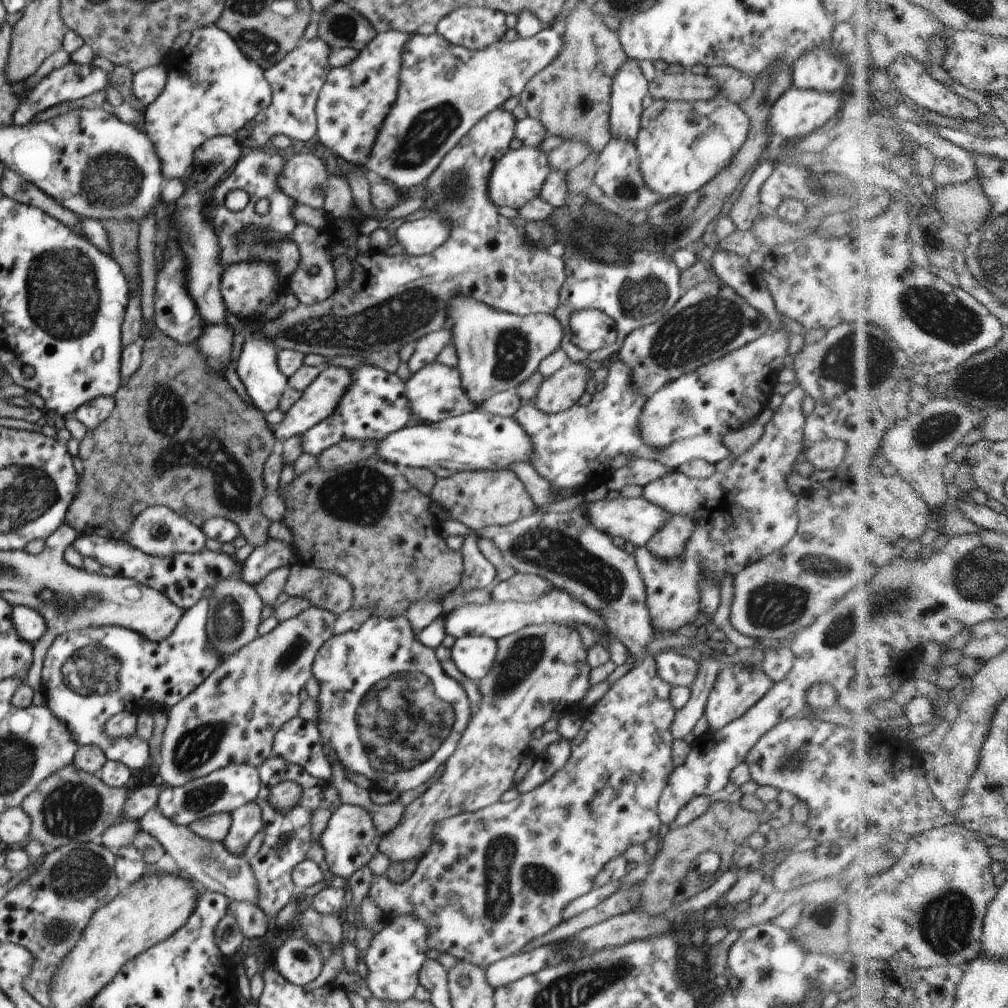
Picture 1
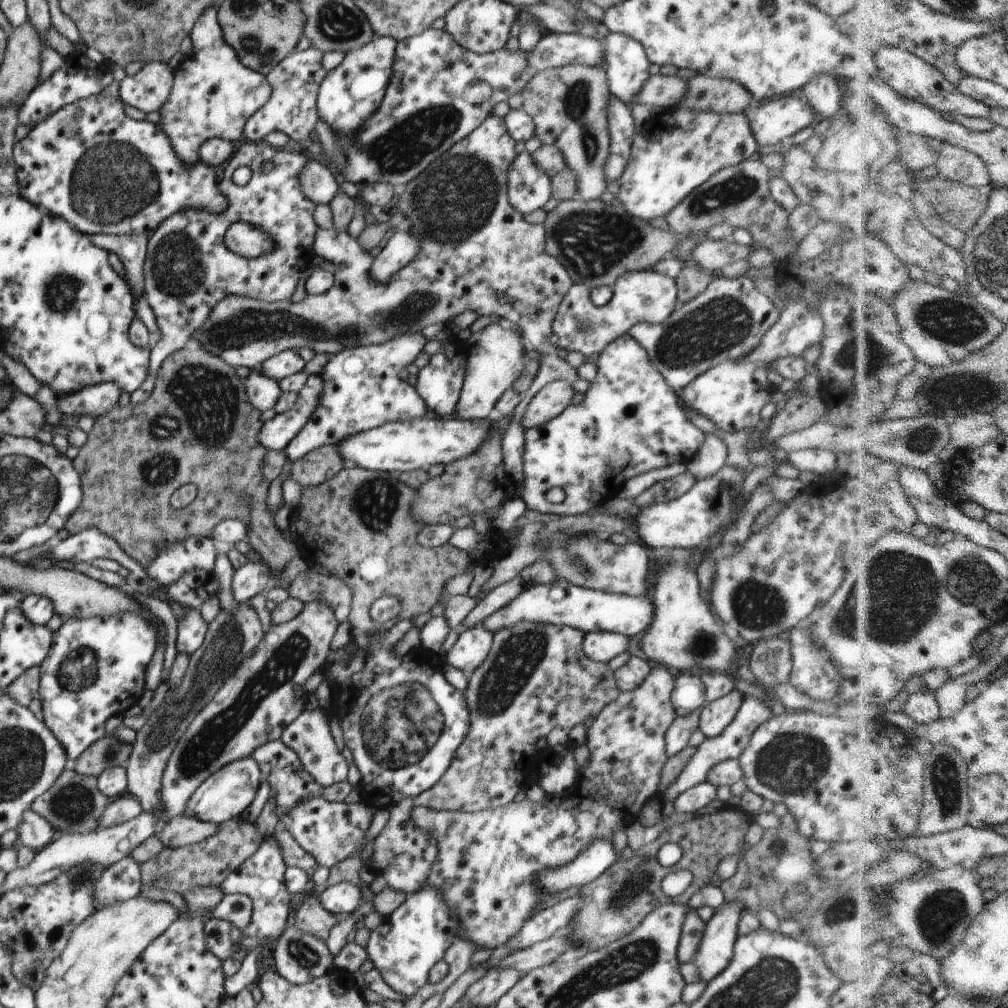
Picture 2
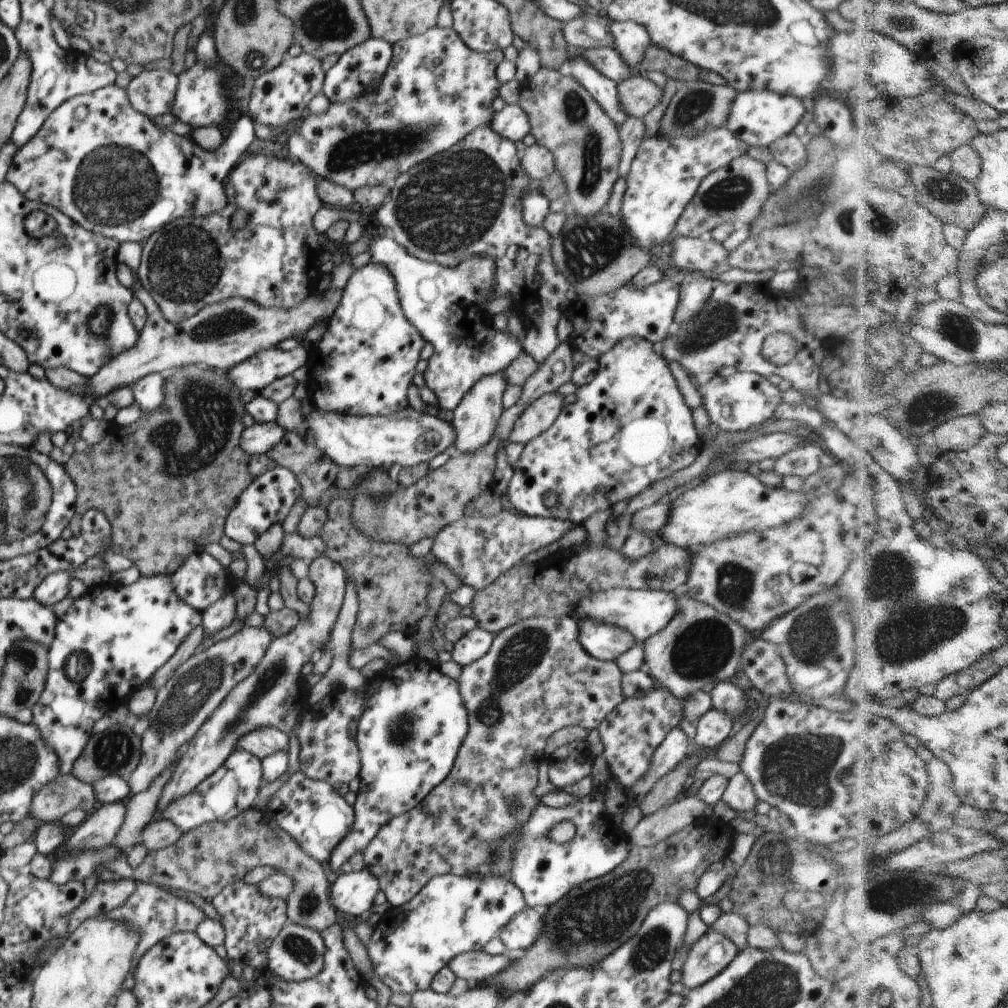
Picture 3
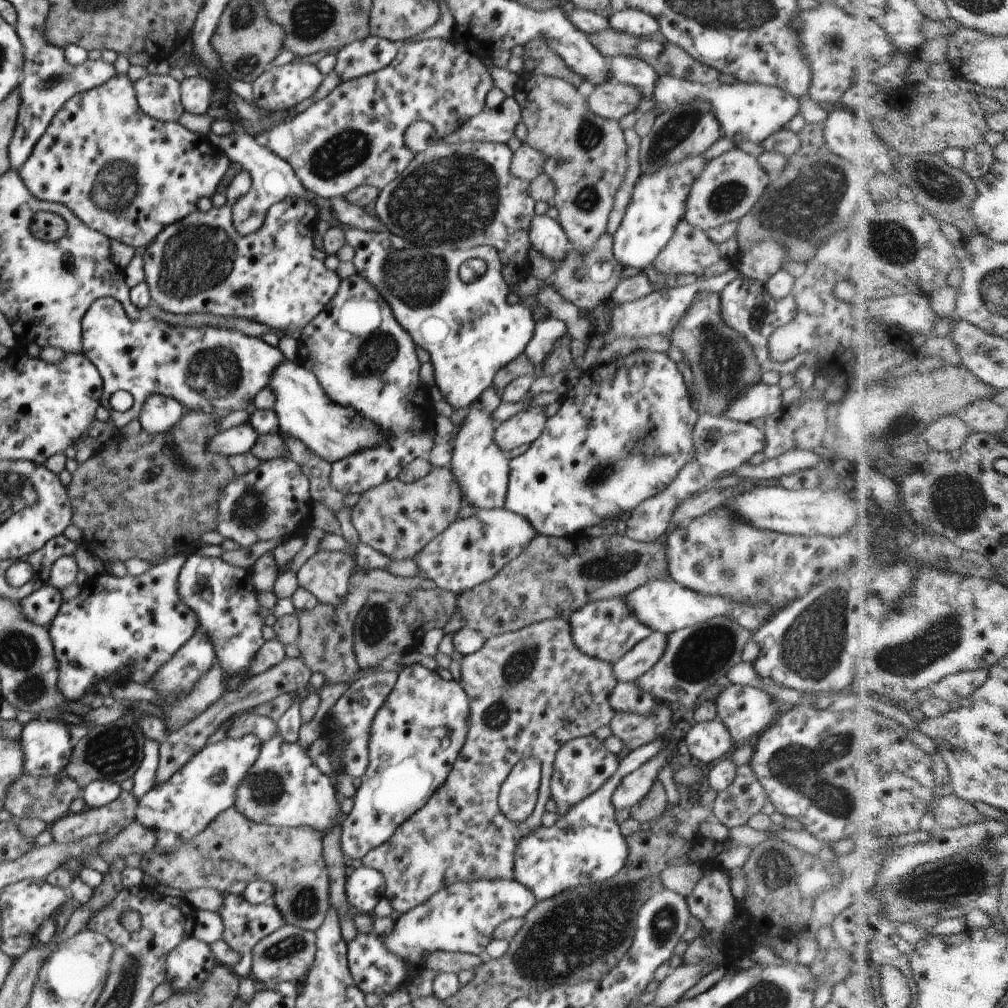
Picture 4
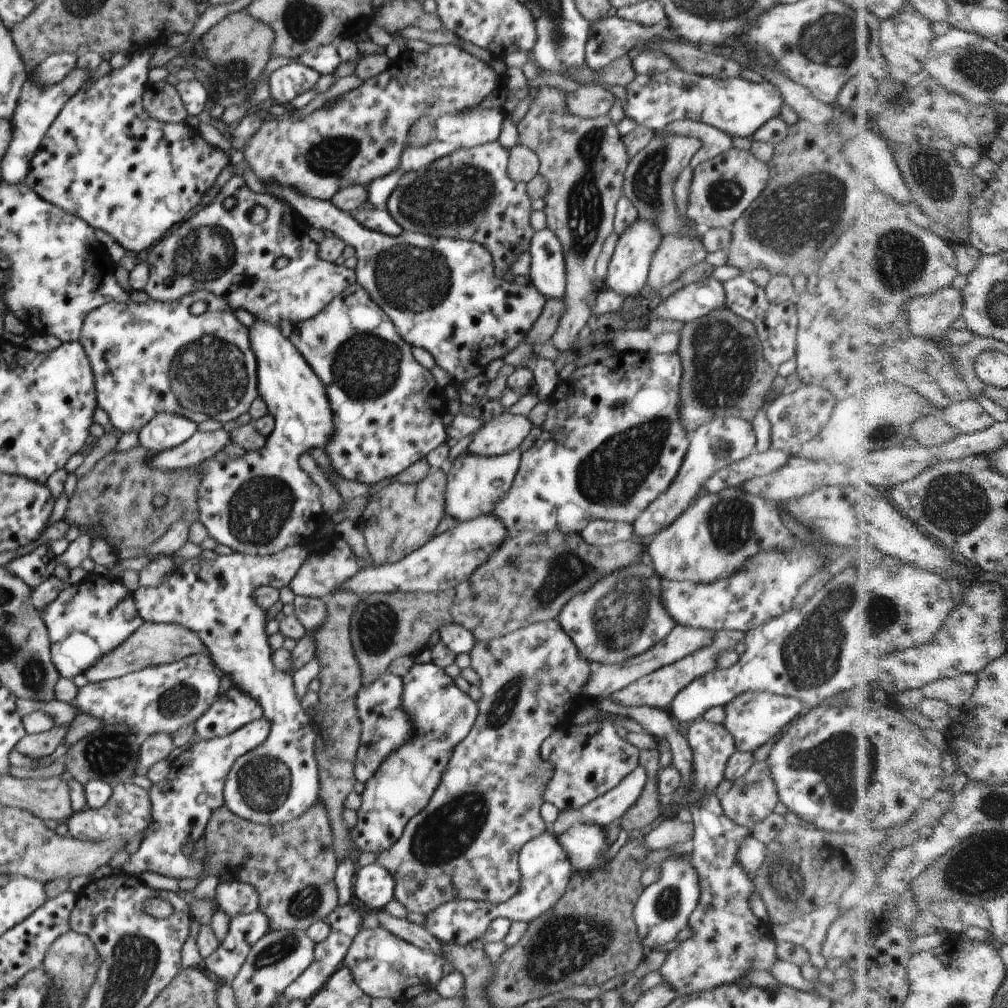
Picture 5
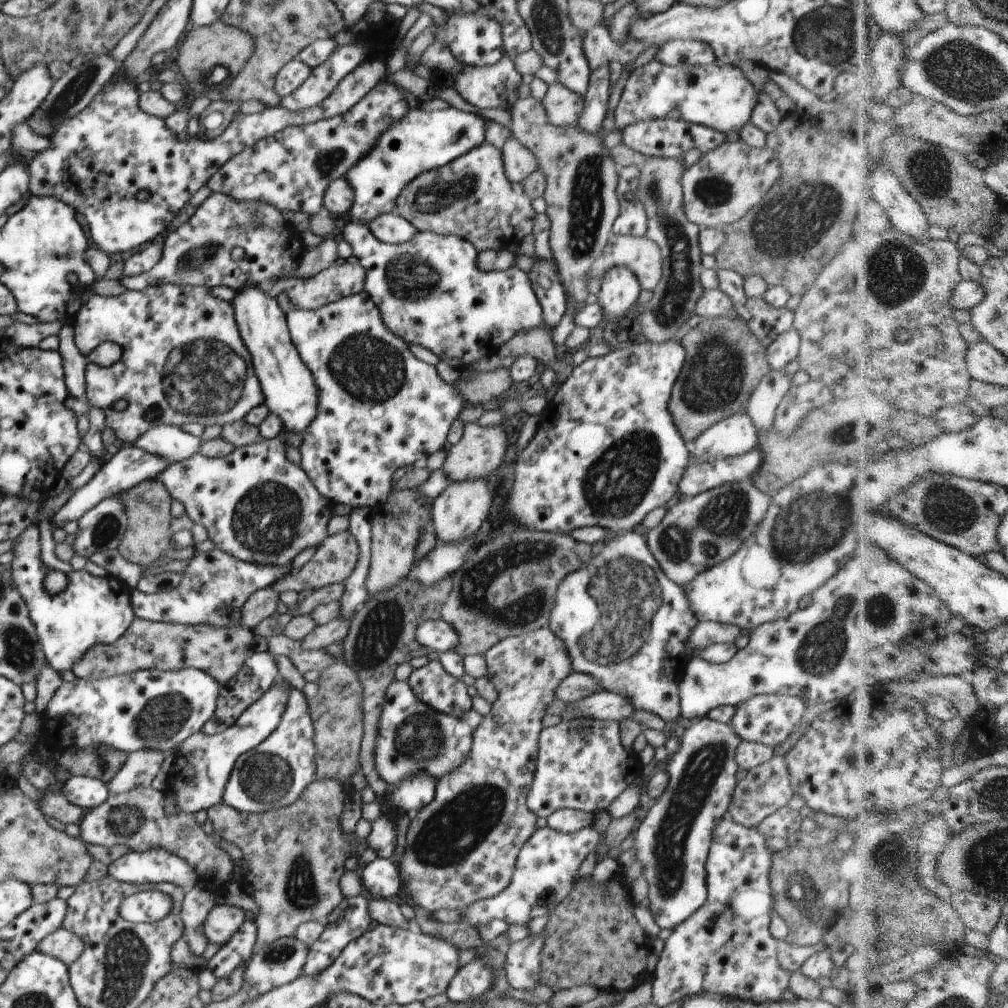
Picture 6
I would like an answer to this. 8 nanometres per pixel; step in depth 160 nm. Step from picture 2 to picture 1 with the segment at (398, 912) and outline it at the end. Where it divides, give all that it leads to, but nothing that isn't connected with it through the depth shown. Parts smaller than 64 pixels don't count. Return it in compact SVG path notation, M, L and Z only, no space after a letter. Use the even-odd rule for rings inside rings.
M412 914L387 918L385 926L375 934L368 950L362 955L367 968L366 985L379 1000L404 1002L414 997L419 986L419 972L428 959L428 926Z

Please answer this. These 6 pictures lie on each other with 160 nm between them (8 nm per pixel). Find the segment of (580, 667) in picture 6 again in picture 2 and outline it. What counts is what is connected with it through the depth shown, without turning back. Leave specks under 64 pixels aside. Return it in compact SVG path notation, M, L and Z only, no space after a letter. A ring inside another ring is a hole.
M590 632L584 636L582 648L590 660L607 664L628 650L631 638L614 632Z

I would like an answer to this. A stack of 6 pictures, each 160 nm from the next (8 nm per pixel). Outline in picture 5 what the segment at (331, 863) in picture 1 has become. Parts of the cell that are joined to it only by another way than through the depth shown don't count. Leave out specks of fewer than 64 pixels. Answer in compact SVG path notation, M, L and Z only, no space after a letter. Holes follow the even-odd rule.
M307 544L296 545L291 547L286 547L284 550L278 551L277 553L260 556L260 555L245 555L242 553L236 553L231 555L220 555L216 560L211 559L202 559L200 557L193 557L184 561L170 576L167 581L164 581L161 585L157 587L142 587L140 586L134 593L133 599L138 611L138 614L145 620L150 621L151 623L178 623L187 629L190 629L192 632L196 633L196 636L203 642L203 645L208 650L211 655L211 659L215 662L220 676L226 675L230 678L232 686L236 687L240 692L243 692L245 695L248 695L252 700L259 702L259 705L262 707L263 716L269 720L270 730L269 735L266 737L266 740L260 746L257 746L254 750L243 754L235 760L235 763L232 765L230 772L228 773L224 788L223 788L223 797L225 800L224 806L228 807L236 816L246 819L251 823L257 823L258 825L276 827L278 825L283 825L284 823L289 823L298 817L301 817L313 804L316 804L319 798L319 792L321 791L321 781L319 778L319 769L318 762L315 759L315 755L318 751L316 747L317 737L314 733L314 729L311 728L311 721L308 719L308 716L302 711L300 707L300 701L294 692L293 689L293 678L292 674L278 670L274 663L272 662L271 653L272 650L267 641L266 635L266 611L258 606L258 603L254 600L253 594L254 591L264 584L274 585L276 589L281 589L282 587L288 587L290 581L297 575L297 572L300 570L302 564L307 559L307 556L310 553L310 549Z

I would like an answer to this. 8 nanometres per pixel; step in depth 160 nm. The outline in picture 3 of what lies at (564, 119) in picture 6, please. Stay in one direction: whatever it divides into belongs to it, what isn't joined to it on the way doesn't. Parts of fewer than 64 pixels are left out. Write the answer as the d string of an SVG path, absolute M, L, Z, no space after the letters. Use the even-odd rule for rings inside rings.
M637 75L617 84L620 108L626 116L643 118L650 112L663 96L661 90L650 78Z

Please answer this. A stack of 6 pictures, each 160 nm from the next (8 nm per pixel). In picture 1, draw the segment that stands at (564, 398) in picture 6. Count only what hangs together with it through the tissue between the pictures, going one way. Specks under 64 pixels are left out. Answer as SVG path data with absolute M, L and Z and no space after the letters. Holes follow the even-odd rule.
M620 354L613 356L606 365L608 372L603 380L605 387L594 394L588 406L575 405L564 412L544 414L533 402L522 402L521 408L513 417L526 432L528 440L532 440L532 456L529 462L535 474L542 478L542 482L552 484L552 500L556 500L556 494L564 490L574 490L572 496L585 495L600 484L612 484L613 474L634 458L654 460L677 470L690 460L701 459L716 465L730 456L731 452L722 442L722 435L715 433L680 438L676 442L672 440L666 448L662 446L658 450L648 446L642 440L638 428L648 396L634 388L632 368L624 364Z

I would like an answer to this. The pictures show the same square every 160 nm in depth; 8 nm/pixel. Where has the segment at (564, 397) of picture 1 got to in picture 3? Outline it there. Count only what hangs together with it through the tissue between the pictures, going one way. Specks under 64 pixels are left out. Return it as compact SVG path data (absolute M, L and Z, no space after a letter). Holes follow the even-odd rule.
M556 391L540 396L514 422L508 442L527 445L530 440L540 436L554 424L564 406L564 398Z

